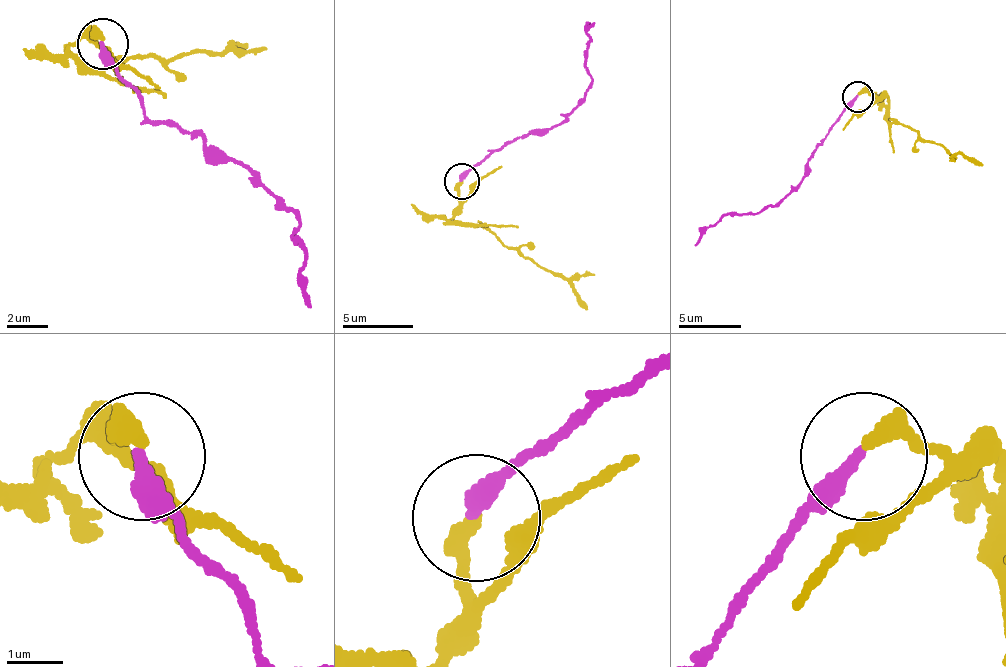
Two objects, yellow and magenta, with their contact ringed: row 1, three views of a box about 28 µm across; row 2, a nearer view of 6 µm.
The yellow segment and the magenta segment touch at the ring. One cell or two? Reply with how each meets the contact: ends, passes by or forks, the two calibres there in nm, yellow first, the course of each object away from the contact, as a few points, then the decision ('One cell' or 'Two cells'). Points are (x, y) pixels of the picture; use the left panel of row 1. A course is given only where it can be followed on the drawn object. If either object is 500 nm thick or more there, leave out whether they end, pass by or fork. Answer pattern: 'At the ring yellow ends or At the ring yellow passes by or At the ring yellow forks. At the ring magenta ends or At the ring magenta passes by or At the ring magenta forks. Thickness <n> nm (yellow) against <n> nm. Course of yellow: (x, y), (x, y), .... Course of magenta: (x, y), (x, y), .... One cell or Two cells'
At the ring yellow ends. At the ring magenta ends. Thickness 360 nm (yellow) against 320 nm. Course of yellow: (104, 43), (94, 33), (71, 52), (95, 69), (125, 61), (169, 60), (228, 43), (248, 45). Course of magenta: (104, 43), (106, 57), (148, 118), (175, 120), (224, 150), (298, 218), (292, 237), (303, 248), (309, 306). Two cells

